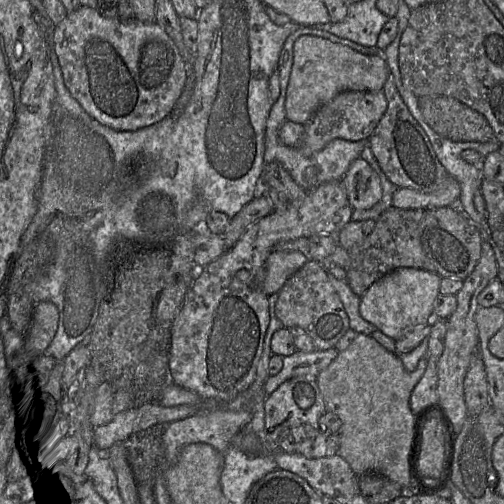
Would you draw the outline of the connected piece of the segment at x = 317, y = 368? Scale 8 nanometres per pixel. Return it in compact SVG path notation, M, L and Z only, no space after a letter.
M333 347L328 350L313 352L296 351L291 356L283 357L283 367L275 376L269 376L264 384L264 393L269 396L282 383L299 376L317 376L337 357L338 351Z

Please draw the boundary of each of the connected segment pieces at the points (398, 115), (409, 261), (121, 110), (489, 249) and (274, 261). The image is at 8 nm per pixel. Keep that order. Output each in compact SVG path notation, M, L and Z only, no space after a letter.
M390 71L383 91L387 99L387 110L368 139L381 170L399 188L411 188L424 193L438 190L448 173L439 161L427 134L404 103Z
M393 205L380 215L373 231L349 250L351 265L347 283L355 294L361 297L375 281L397 268L413 267L436 272L421 244L421 225L425 215L424 209L399 209Z
M81 5L77 10L69 12L64 20L55 25L53 37L54 51L67 89L92 118L115 130L134 131L162 120L174 109L176 101L180 97L187 81L188 64L173 40L156 22L142 22L136 18L130 21L122 21L119 18L110 18L102 15L97 8Z
M483 241L481 257L476 267L463 280L463 287L455 295L457 298L457 307L448 318L444 351L436 362L438 373L438 402L443 406L450 418L456 435L461 431L468 416L464 399L464 379L470 365L471 357L479 347L479 333L475 321L475 314L479 308L478 295L492 280L497 278L497 274L497 261L493 246L490 241Z
M273 250L266 260L265 278L260 289L267 296L278 293L288 278L307 261L307 257L299 251Z

